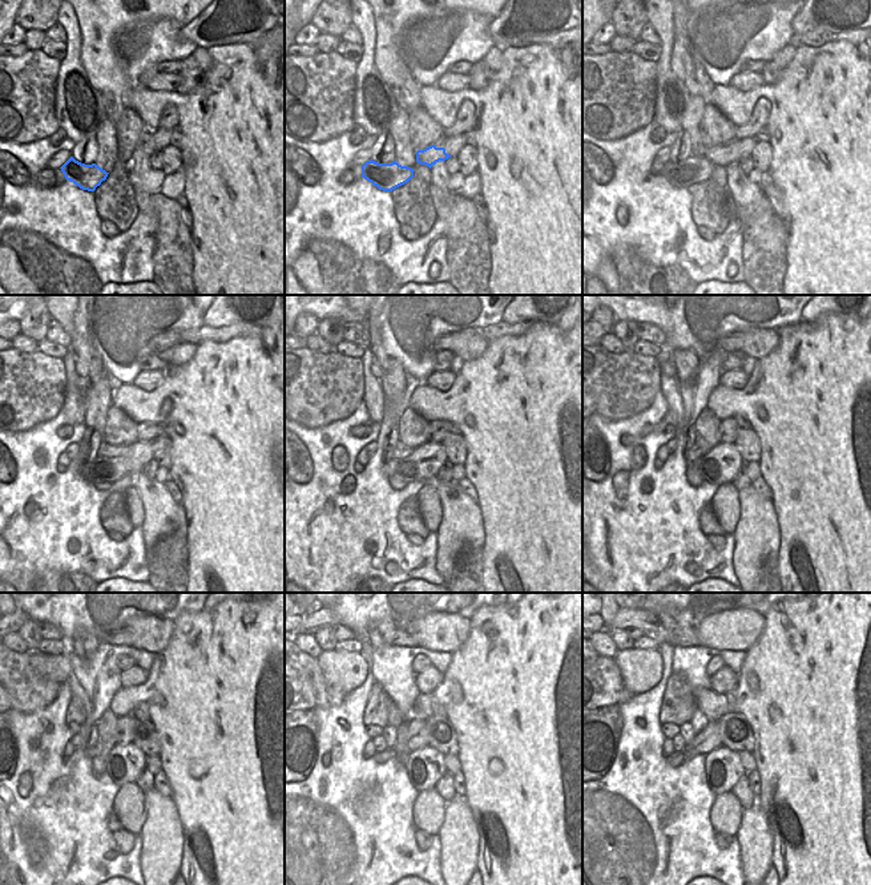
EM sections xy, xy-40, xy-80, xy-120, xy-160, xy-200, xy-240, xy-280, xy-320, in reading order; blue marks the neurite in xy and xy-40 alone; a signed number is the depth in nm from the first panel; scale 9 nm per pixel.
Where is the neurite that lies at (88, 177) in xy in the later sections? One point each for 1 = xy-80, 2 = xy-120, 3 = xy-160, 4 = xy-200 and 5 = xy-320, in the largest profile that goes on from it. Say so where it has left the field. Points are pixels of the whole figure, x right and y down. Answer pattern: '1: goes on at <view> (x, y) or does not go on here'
1: goes on at xy-80 (694, 170)
2: goes on at xy-120 (113, 463)
3: goes on at xy-160 (423, 463)
4: goes on at xy-200 (720, 465)
5: goes on at xy-320 (724, 770)

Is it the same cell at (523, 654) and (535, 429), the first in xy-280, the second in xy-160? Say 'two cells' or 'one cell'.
one cell

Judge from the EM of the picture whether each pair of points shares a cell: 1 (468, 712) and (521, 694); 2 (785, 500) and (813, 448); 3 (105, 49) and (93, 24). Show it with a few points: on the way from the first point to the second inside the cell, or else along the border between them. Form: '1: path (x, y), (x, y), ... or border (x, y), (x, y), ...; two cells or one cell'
1: path (482, 700), (497, 694), (508, 694); one cell
2: path (795, 487), (813, 469), (813, 461); one cell
3: path (99, 43), (95, 37), (95, 31); one cell

